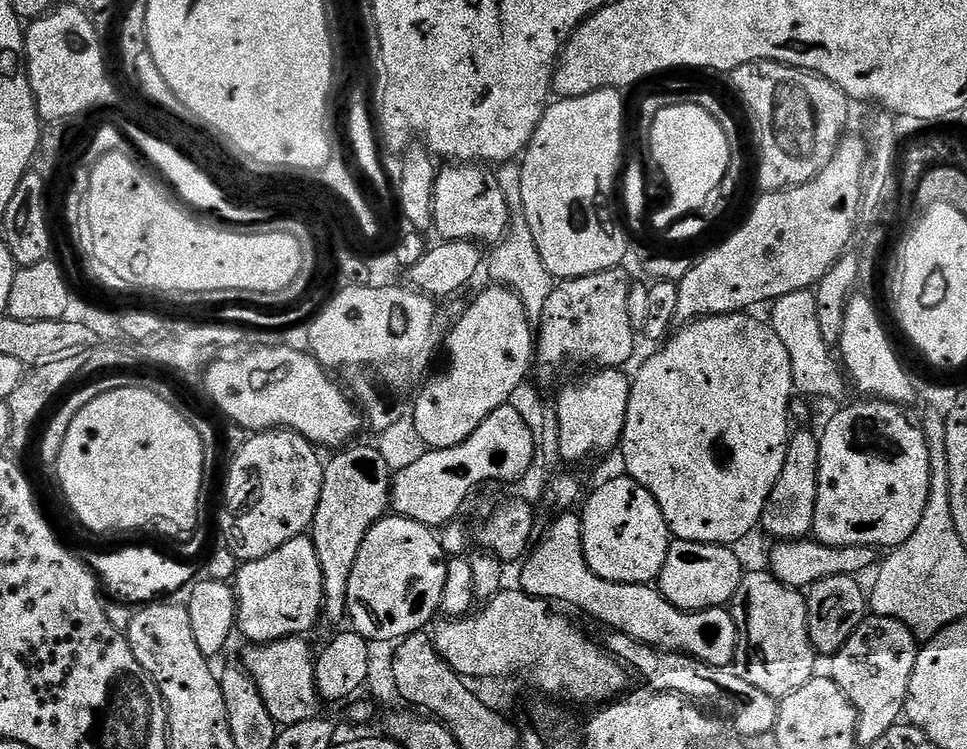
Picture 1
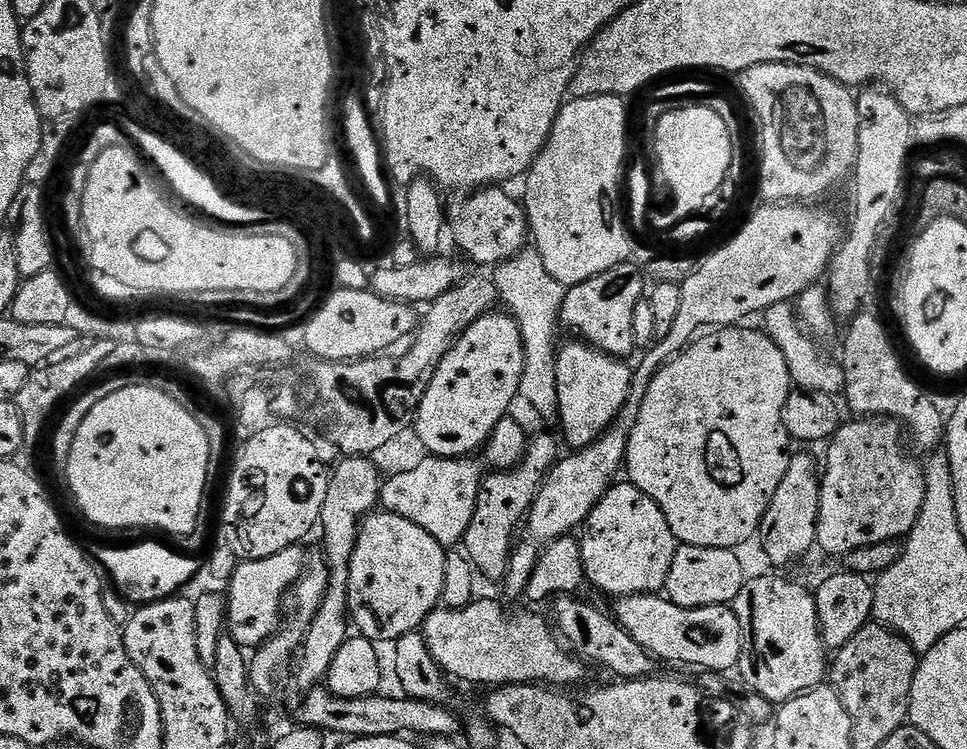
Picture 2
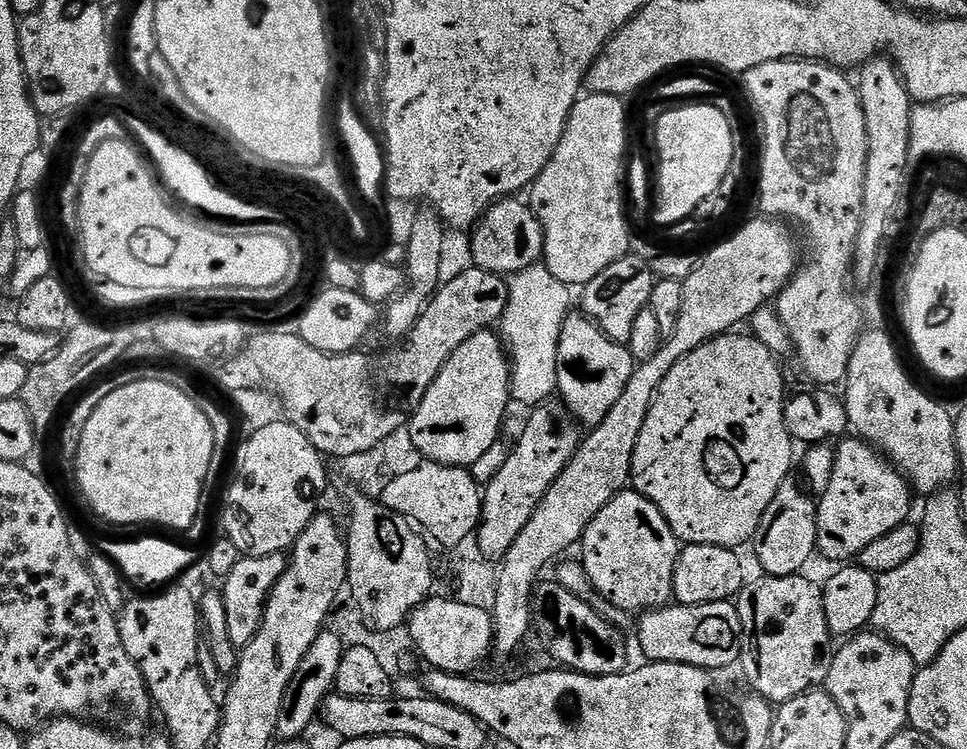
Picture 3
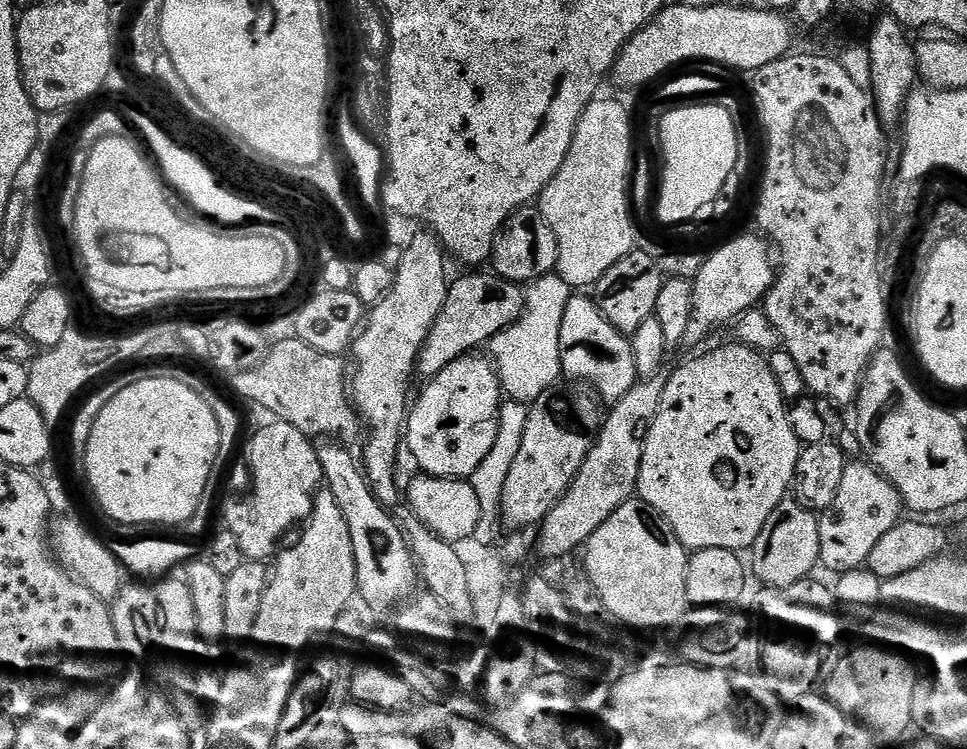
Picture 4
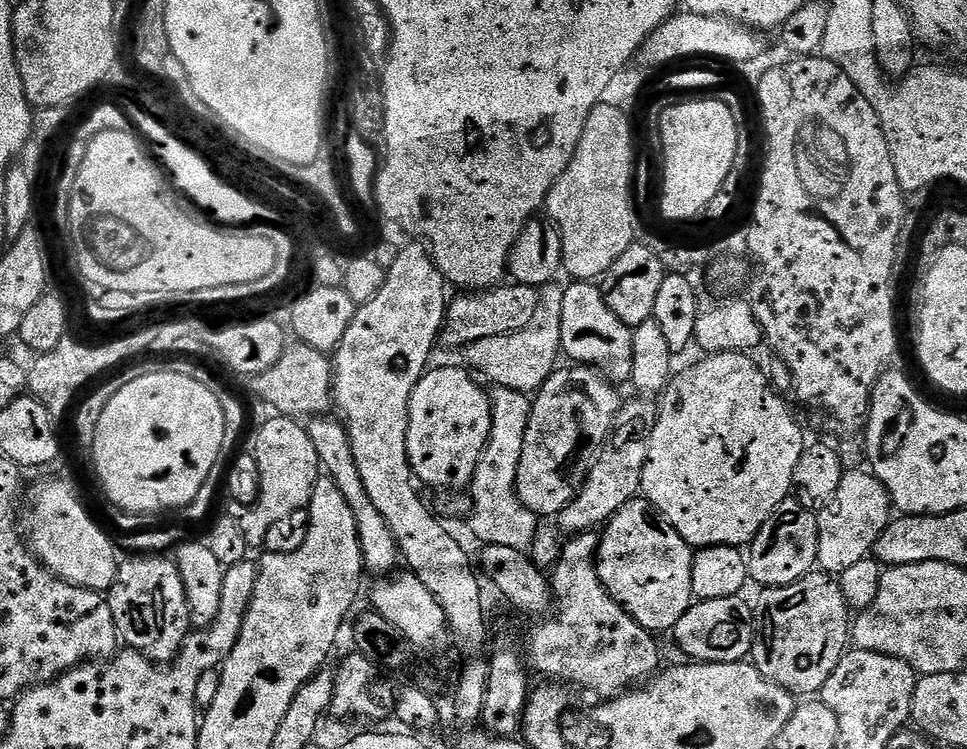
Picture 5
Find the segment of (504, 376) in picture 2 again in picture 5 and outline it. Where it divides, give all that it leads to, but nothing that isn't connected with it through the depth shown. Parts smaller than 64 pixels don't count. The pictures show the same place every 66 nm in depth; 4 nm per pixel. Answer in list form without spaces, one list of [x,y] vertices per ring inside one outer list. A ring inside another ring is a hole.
[[[459,367],[425,371],[410,398],[408,461],[413,477],[432,488],[467,489],[490,438],[489,393],[467,367]]]

